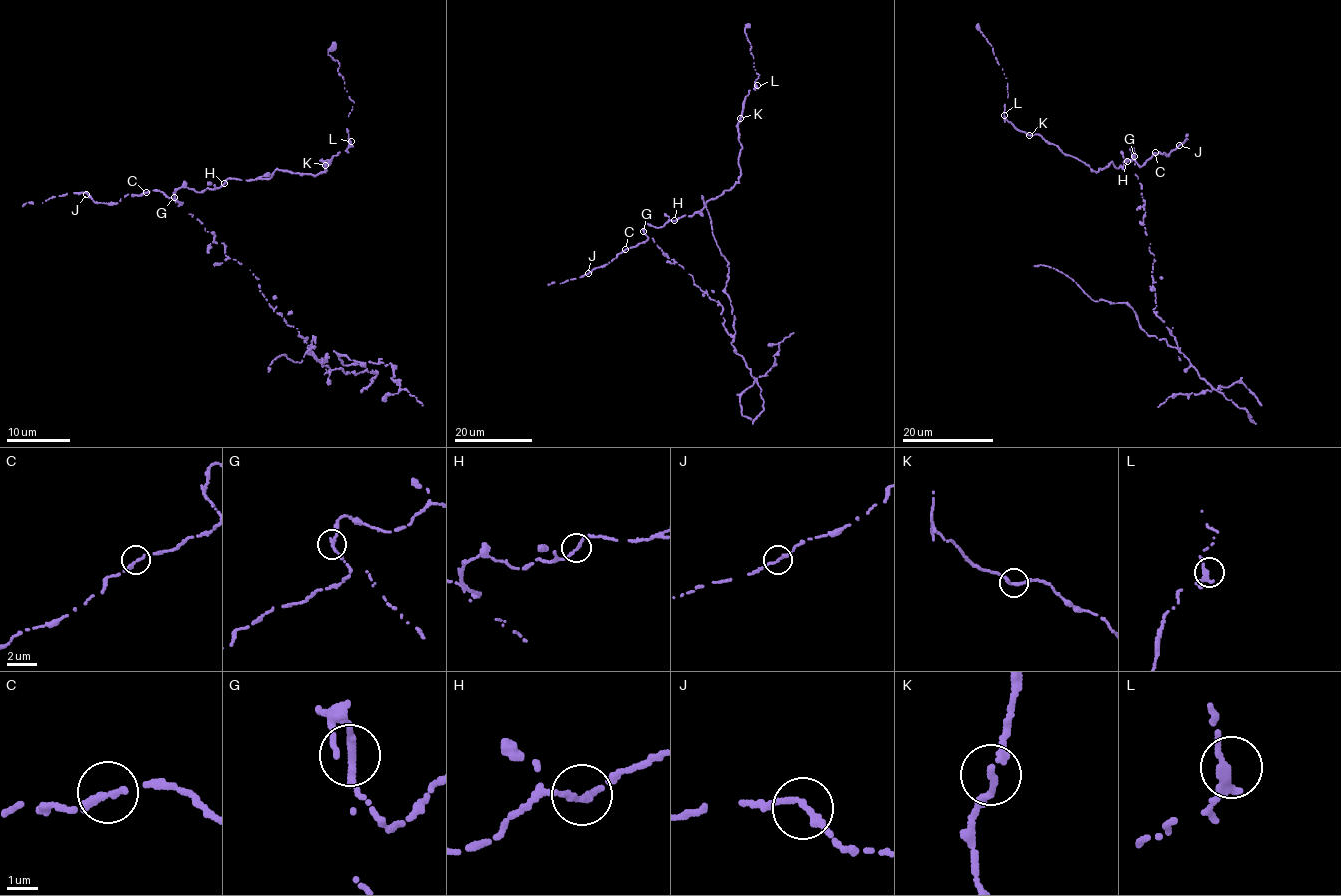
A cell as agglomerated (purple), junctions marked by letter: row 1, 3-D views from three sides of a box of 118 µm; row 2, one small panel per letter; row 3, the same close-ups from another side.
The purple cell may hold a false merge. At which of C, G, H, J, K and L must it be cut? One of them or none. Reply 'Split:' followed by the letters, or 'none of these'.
Split: G

